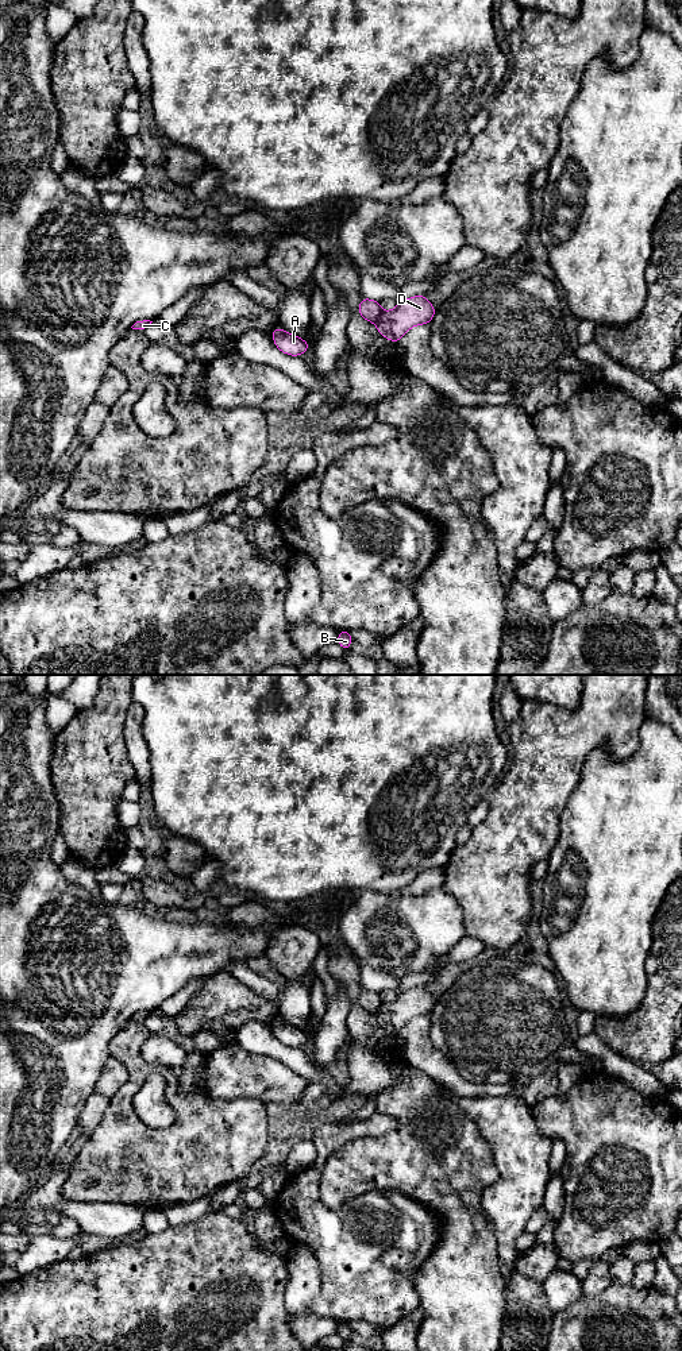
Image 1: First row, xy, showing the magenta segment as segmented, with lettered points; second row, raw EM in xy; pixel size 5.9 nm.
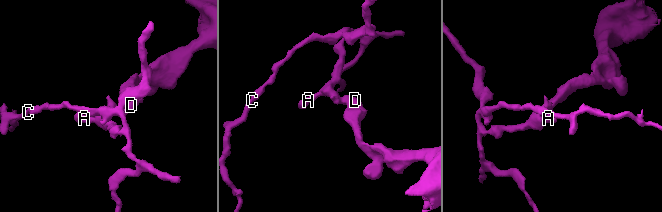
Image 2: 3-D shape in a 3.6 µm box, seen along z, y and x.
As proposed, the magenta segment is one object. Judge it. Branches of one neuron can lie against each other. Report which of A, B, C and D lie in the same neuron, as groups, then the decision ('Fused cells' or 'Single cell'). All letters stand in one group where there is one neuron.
Groups: A B C / D. Fused cells

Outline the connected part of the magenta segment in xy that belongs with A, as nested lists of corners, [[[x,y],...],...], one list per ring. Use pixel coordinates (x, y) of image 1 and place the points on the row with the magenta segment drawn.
[[[280,325],[271,332],[271,336],[277,348],[292,356],[300,356],[311,347],[311,344],[301,337],[282,331]]]

